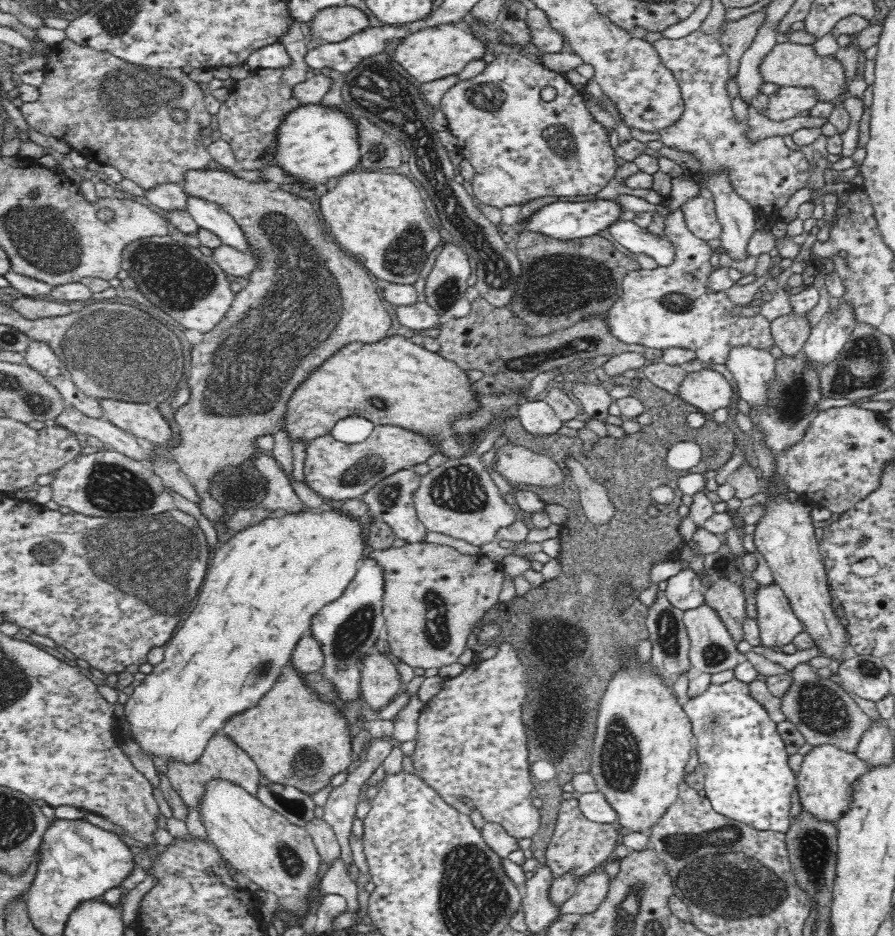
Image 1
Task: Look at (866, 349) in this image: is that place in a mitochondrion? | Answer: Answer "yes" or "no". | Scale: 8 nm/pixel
yes

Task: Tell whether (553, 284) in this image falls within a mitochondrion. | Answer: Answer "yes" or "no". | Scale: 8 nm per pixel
yes

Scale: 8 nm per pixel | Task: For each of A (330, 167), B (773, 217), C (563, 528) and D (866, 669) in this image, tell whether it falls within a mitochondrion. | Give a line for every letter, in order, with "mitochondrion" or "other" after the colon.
A: other
B: other
C: other
D: mitochondrion

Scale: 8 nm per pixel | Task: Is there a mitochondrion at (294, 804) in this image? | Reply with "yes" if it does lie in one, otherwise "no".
yes

